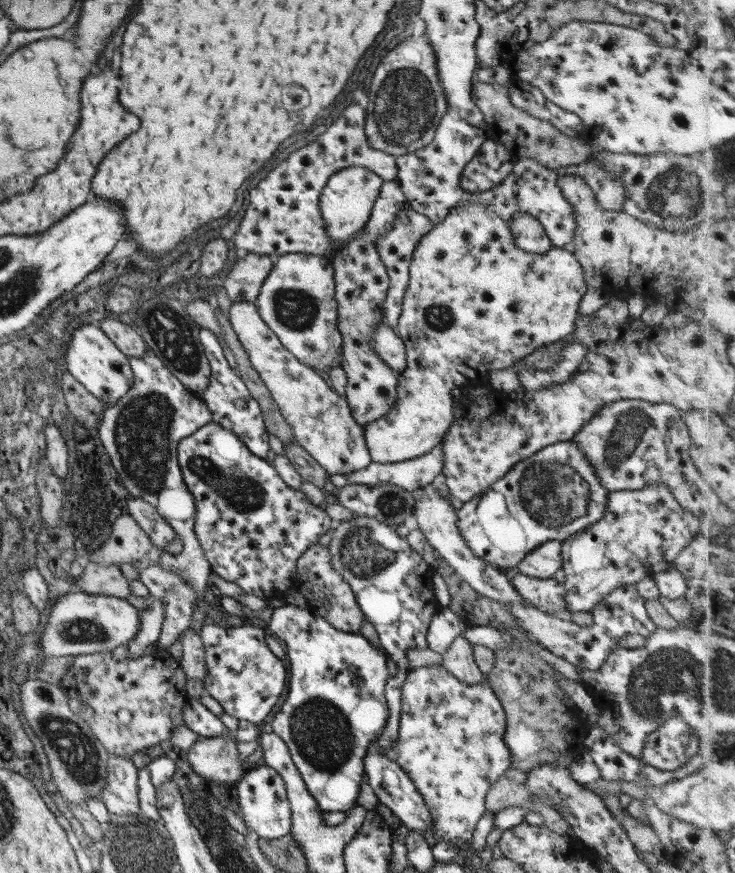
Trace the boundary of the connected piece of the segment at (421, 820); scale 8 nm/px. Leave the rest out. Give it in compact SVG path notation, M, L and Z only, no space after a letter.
M388 753L367 754L364 757L364 771L368 778L368 783L373 788L379 802L390 808L390 810L398 816L402 824L406 825L409 829L416 831L432 831L434 833L434 824L428 812L428 806L422 798L422 794L416 790L416 786L410 780L408 774L403 772L403 769L389 758Z

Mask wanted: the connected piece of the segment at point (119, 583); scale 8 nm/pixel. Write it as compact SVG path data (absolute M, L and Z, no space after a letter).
M90 561L83 571L80 579L73 580L75 590L123 599L132 595L129 579L124 576L120 565L106 565L106 563Z

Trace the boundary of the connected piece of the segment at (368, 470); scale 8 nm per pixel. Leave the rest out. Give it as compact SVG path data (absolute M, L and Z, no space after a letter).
M446 433L431 451L422 456L393 463L371 461L366 468L343 475L349 477L348 484L364 487L392 485L408 491L423 489L428 484L440 481L444 464L444 438Z

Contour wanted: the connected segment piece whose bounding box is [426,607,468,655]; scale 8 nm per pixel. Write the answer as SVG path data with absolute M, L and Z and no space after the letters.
M440 607L429 625L427 646L443 655L454 642L454 638L460 637L467 627L454 611L448 610L448 607Z

